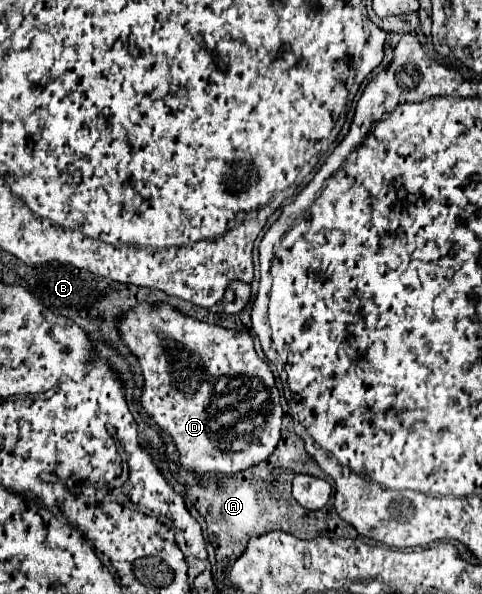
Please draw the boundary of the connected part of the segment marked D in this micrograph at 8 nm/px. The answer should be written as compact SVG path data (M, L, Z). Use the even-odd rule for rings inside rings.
M140 304L136 306L132 312L128 312L126 316L120 318L120 336L124 338L124 342L128 344L128 348L132 348L132 352L136 354L140 366L142 366L142 374L144 374L144 390L142 390L142 408L156 420L156 424L168 432L174 442L176 442L176 448L180 452L180 464L184 468L190 468L190 470L196 470L196 472L224 472L224 474L234 474L234 472L240 472L244 468L250 468L262 460L266 460L278 440L280 440L280 394L278 394L278 388L276 388L276 382L274 382L274 374L270 370L270 366L258 358L256 350L254 350L254 340L248 332L238 332L238 330L226 330L222 326L214 326L214 324L206 324L206 322L200 322L196 318L188 318L184 314L180 314L178 310L174 310L172 306L158 306L158 310L154 310L152 306L146 306L146 304Z

